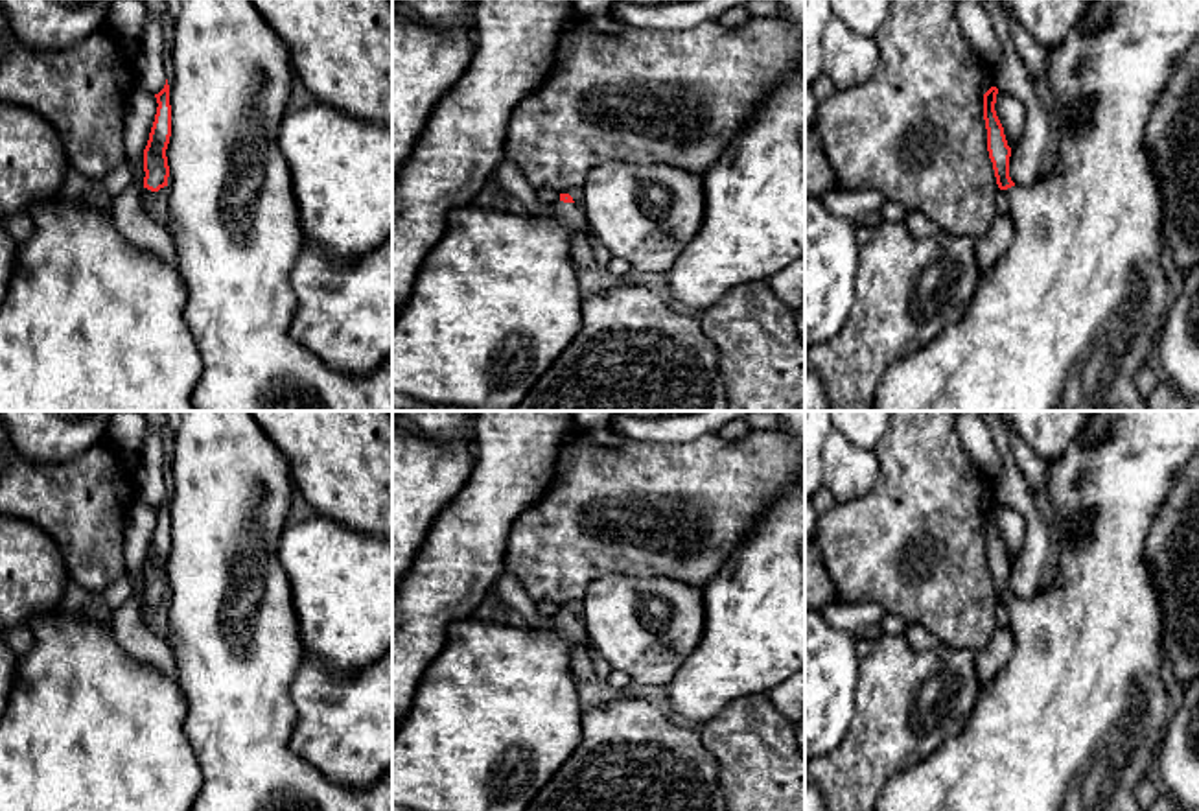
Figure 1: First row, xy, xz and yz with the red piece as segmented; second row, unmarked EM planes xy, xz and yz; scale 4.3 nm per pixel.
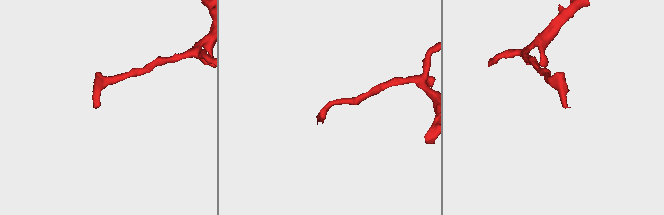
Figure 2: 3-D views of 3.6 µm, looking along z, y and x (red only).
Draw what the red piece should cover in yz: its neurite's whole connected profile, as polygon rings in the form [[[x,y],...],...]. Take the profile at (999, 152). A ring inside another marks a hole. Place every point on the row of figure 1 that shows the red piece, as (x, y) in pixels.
[[[1094,0],[1085,22],[1048,50],[1048,79],[1066,123],[1055,168],[1030,186],[1009,177],[1011,147],[996,116],[998,88],[984,94],[987,151],[1006,192],[1015,240],[982,276],[965,317],[926,348],[891,363],[873,411],[1149,411],[1136,376],[1157,345],[1164,317],[1164,201],[1146,146],[1151,111],[1179,57],[1199,41],[1199,0]]]

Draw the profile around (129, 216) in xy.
[[[144,179],[114,197],[111,210],[114,227],[134,247],[144,249],[177,269],[177,253],[168,229],[144,208]]]

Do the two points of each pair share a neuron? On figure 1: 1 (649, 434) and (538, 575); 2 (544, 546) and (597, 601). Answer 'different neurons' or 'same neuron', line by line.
1: different neurons
2: different neurons

